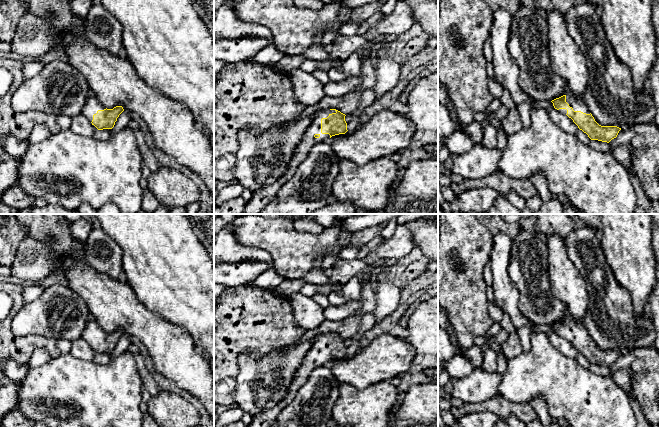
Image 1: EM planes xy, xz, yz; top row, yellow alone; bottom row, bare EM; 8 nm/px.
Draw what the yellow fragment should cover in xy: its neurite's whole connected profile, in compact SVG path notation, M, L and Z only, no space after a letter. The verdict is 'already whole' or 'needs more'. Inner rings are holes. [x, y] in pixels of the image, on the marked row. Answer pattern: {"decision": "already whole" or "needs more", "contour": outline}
{"decision": "needs more", "contour": "M90 96L81 114L85 116L98 130L112 129L119 115L124 111L122 106L113 109L105 108L95 96Z"}

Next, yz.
{"decision": "needs more", "contour": "M567 93L551 101L555 109L573 120L580 130L588 135L591 140L609 143L616 138L621 128L617 126L599 125L583 99L577 99Z"}

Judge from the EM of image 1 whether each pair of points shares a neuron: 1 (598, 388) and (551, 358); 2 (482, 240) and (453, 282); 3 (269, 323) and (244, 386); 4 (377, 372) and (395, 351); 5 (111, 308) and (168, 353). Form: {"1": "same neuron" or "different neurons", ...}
{"1": "same neuron", "2": "same neuron", "3": "different neurons", "4": "same neuron", "5": "same neuron"}

